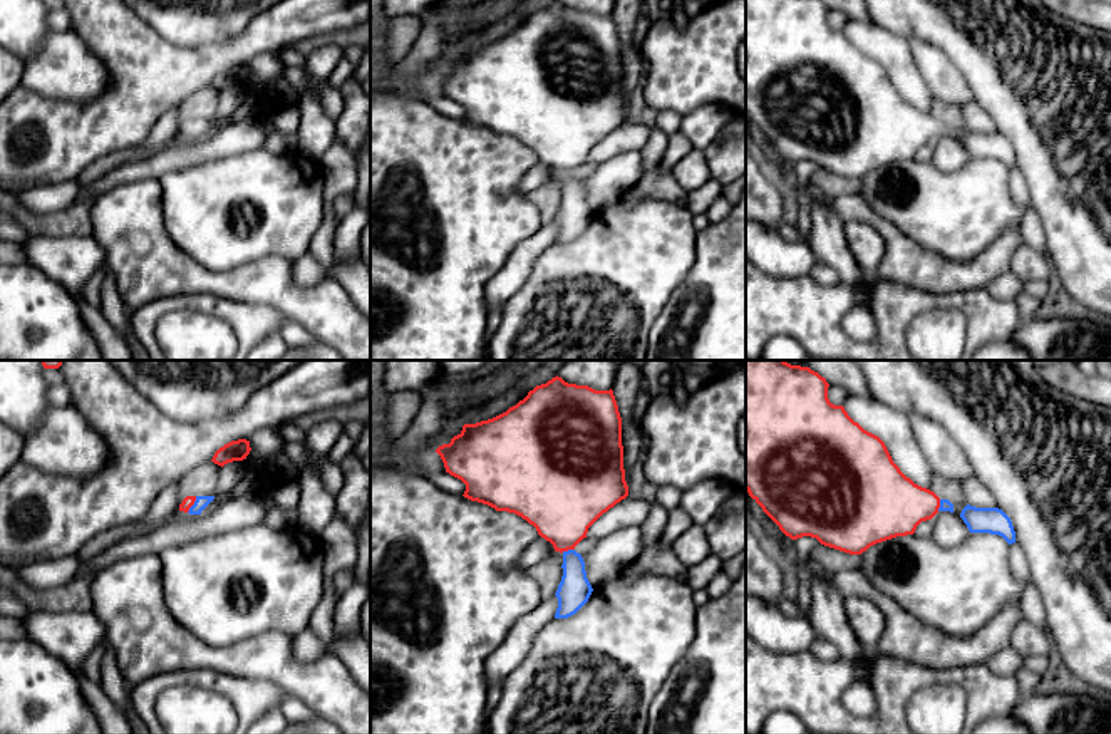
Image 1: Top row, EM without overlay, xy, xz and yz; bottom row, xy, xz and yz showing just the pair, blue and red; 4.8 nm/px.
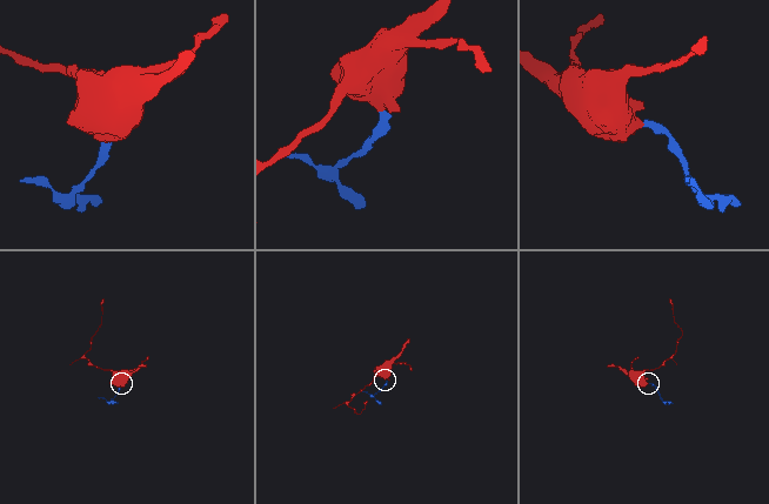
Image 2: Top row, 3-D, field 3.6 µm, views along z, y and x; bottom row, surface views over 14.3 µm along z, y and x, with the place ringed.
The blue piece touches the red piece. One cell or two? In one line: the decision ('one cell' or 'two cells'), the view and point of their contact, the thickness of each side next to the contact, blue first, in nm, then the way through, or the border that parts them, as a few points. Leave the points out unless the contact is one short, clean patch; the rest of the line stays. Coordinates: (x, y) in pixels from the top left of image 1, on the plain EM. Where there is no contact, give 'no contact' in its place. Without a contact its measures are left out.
one cell; contact xy (193, 129); calibres 60 and 60 nm; way xy (201, 126), (193, 129), (188, 126)

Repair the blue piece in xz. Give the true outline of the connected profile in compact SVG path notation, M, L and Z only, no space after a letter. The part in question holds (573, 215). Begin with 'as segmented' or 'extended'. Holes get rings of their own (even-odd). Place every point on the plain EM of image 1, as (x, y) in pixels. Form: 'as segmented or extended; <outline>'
extended; M553 2L536 10L506 37L464 49L462 55L436 74L446 97L466 109L464 122L521 141L555 176L563 179L555 243L575 240L593 213L575 171L588 152L628 121L623 94L622 42L613 15L595 15Z

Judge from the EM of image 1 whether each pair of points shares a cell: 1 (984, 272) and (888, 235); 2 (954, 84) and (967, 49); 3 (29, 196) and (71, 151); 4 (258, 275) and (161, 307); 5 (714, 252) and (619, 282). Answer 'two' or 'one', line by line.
1: one
2: two
3: two
4: two
5: two

